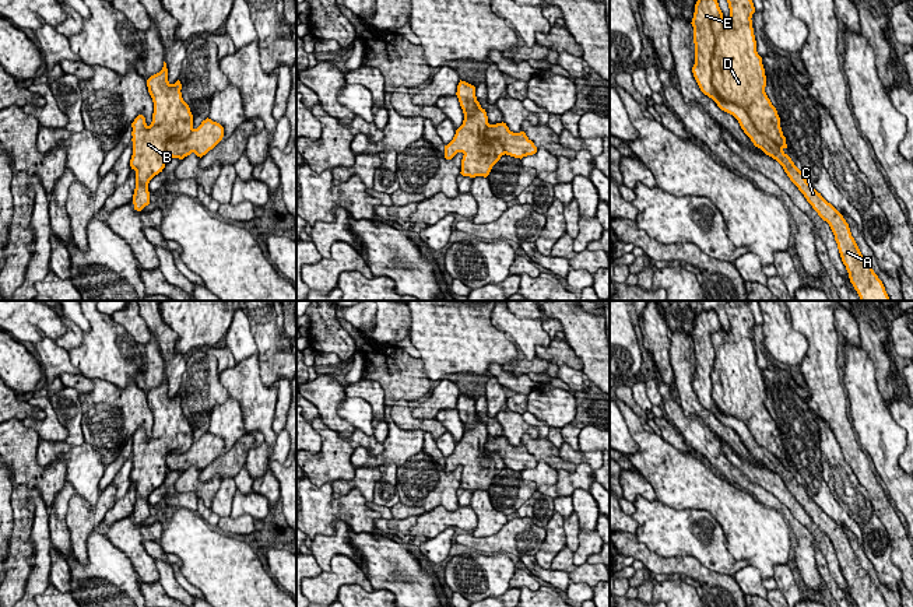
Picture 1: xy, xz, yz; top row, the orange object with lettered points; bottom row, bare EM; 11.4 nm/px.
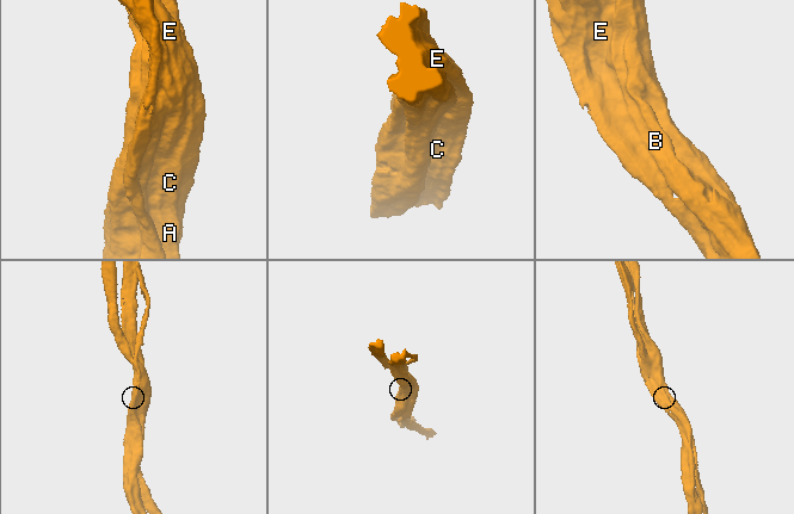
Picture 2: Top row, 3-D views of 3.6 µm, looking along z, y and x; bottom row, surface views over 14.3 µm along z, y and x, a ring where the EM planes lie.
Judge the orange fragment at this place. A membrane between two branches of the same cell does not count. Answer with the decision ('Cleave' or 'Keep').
Keep

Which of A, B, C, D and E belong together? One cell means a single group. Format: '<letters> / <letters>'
A B C D E

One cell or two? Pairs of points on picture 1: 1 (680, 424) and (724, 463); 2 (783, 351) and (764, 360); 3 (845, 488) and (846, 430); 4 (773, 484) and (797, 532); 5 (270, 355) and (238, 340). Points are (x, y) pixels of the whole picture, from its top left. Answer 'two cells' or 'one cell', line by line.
1: one cell
2: two cells
3: two cells
4: two cells
5: two cells

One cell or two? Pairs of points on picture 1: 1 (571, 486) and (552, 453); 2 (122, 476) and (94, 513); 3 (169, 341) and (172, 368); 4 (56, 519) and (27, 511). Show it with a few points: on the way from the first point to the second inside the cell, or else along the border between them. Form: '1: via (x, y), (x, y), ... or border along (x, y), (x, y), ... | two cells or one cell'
1: border along (576, 466), (572, 472), (557, 470) | two cells
2: border along (113, 483), (115, 504), (104, 516) | two cells
3: via (169, 348), (169, 361) | one cell
4: border along (66, 480), (55, 500), (46, 506) | two cells

